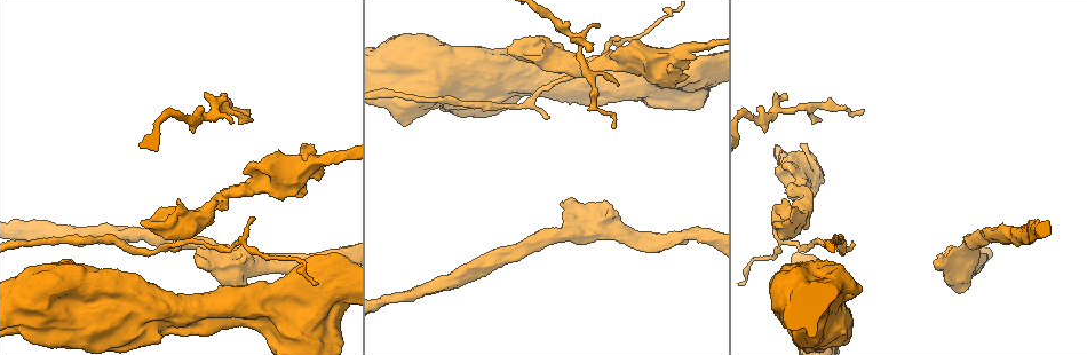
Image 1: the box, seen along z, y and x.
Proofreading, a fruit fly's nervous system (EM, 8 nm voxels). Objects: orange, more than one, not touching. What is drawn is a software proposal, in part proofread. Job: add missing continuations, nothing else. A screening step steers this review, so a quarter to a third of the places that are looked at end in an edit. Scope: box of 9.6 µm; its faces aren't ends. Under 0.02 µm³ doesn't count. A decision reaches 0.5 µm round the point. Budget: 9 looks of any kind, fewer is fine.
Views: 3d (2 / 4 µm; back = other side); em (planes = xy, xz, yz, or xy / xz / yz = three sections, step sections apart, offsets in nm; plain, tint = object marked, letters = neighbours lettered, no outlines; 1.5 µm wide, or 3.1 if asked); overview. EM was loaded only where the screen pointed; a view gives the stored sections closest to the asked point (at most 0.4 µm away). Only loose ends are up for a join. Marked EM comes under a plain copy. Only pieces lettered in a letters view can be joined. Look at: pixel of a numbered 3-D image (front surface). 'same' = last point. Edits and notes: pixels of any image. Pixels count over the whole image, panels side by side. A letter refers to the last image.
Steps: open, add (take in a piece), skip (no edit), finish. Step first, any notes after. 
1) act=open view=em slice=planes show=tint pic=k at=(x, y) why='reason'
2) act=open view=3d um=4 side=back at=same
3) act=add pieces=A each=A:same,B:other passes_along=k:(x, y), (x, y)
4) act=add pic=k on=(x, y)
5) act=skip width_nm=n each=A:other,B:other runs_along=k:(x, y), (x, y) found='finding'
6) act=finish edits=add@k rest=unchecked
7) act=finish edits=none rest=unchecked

act=open view=3d um=4 pic=1 at=(252, 219) why='tapers out'

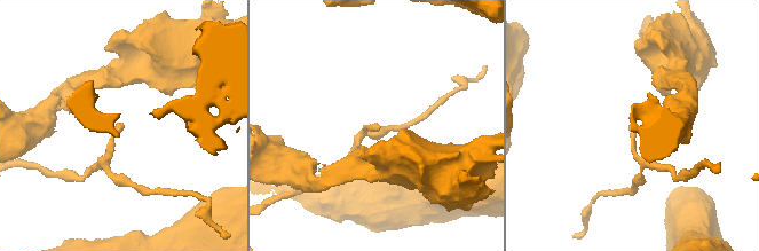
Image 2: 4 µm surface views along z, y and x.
act=open view=em slice=xz step=8 show=tint pic=2 at=(123, 128)

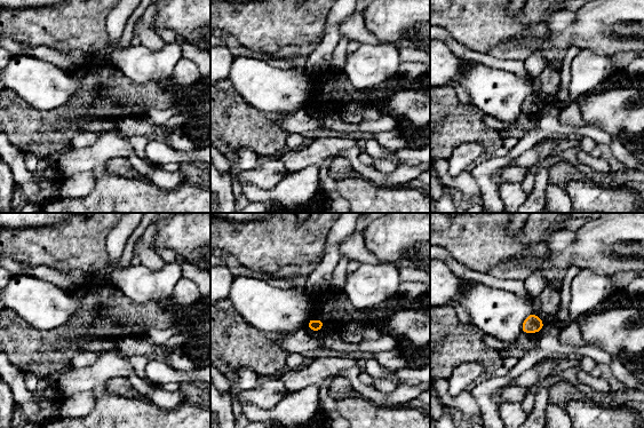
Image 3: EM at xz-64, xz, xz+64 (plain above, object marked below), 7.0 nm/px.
act=open view=em slice=planes show=letters at=same

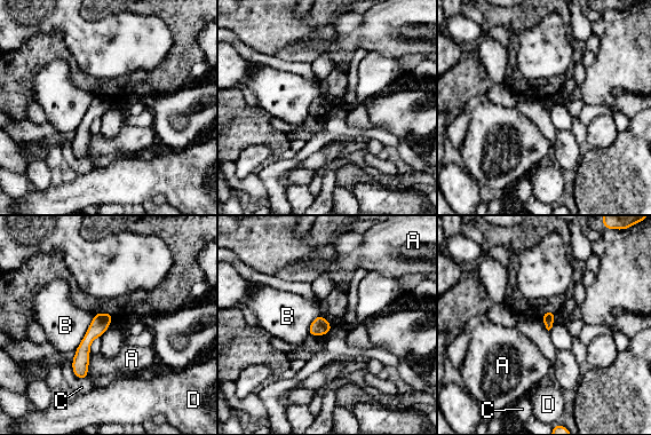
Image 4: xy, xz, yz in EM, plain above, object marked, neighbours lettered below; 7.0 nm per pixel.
act=skip longest_contact=B:300nm each=A:other,B:other,C:other,D:other runs_along=4:(108, 315), (85, 343), (80, 376) found='none of them fits'

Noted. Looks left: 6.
act=open view=em slice=xy step=4 show=tint pic=1 at=(141, 224) why='free end'

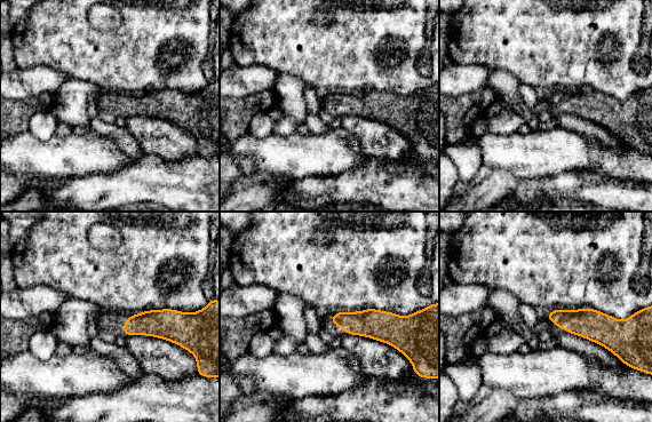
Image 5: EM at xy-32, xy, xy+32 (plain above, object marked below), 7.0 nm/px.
act=open view=em slice=planes show=letters at=same

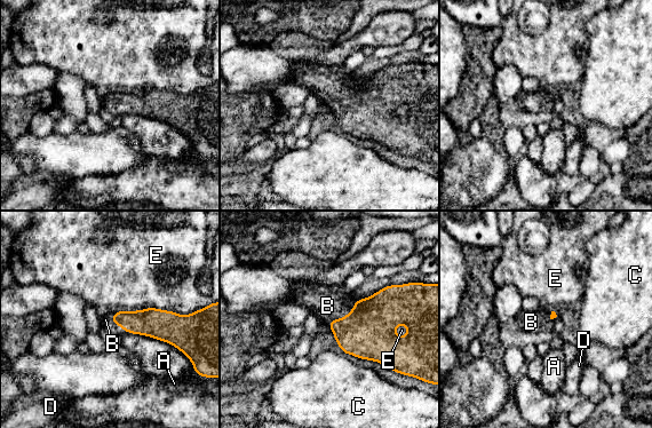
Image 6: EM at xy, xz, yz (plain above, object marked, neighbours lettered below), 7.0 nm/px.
act=add pieces=B each=A:other,B:same,C:other,D:other,E:other passes_along=6:(145, 322), (110, 318), (105, 319) found='it goes on there'

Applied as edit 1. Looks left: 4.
act=open view=em slice=planes show=tint pic=1 at=(562, 204) why='branch stops here'

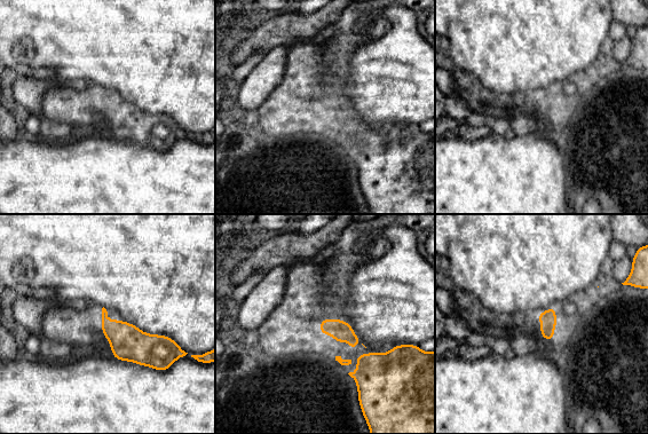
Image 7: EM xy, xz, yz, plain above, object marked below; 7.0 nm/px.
act=open view=em slice=planes show=letters at=same why='what lies round it'

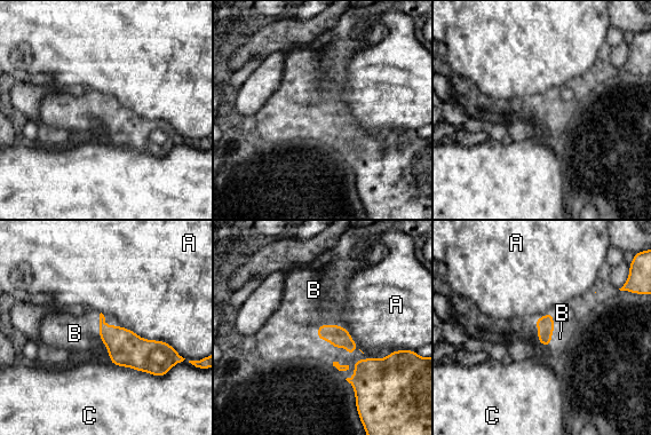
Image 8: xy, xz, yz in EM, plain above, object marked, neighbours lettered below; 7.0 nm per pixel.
act=add pieces=B longest_contact=C:440nm each=A:other,B:same,C:other found='it goes on there'

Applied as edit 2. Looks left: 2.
act=finish edits=add@6,add@8 rest=unchecked

